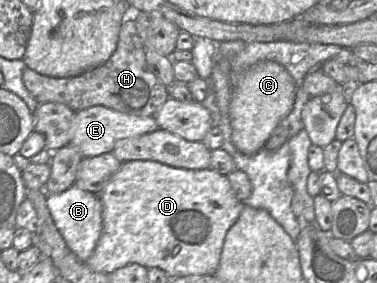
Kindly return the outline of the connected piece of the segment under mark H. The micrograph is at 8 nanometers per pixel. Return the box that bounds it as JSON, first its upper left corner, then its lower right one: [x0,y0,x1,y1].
[22,17,170,116]

